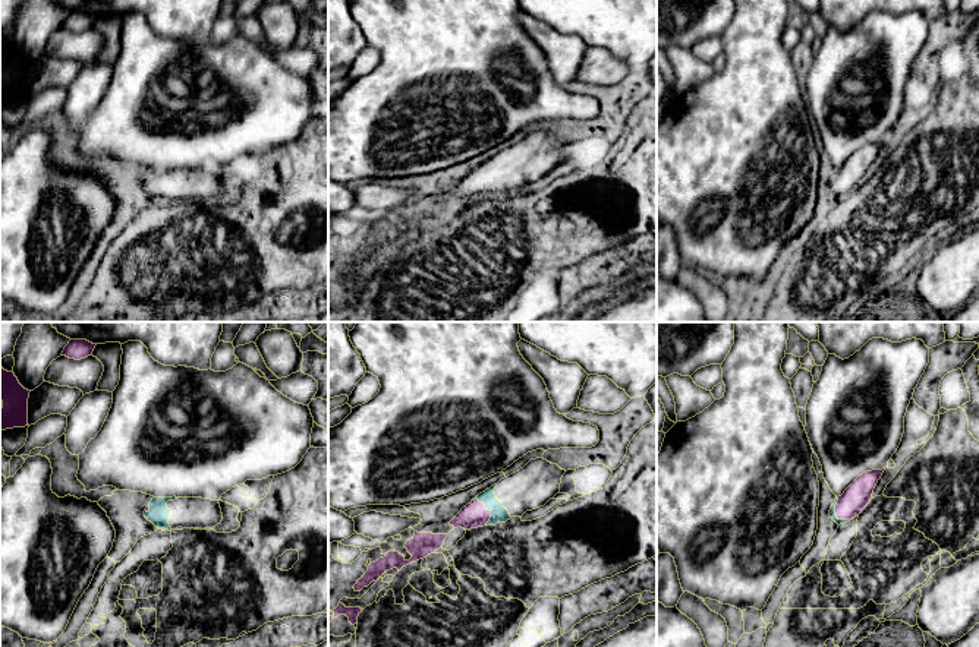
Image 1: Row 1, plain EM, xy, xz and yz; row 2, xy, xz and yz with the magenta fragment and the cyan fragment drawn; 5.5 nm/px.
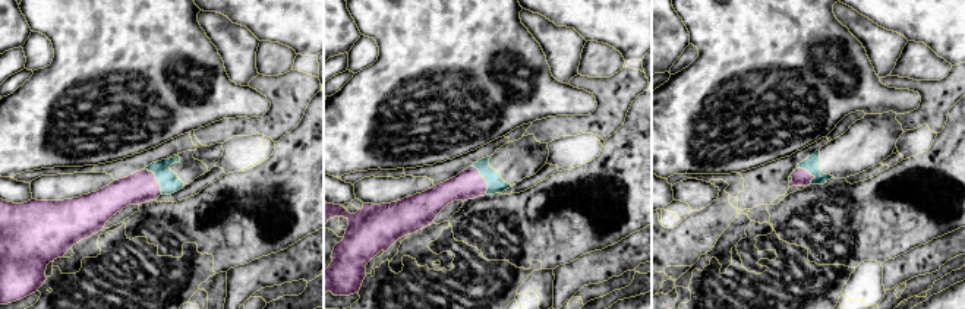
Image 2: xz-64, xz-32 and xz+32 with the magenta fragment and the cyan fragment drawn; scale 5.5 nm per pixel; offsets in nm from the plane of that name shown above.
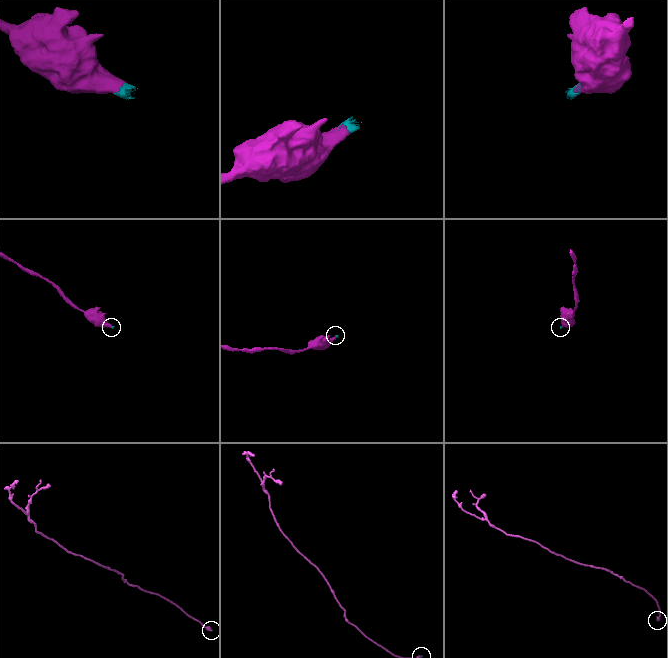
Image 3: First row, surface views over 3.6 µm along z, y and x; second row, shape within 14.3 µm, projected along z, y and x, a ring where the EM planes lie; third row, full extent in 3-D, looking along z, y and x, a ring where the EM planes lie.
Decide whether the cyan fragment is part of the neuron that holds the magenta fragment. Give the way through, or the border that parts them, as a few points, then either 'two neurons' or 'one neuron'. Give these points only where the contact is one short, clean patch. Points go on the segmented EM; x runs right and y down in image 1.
runs through xz (475, 514), (487, 510), (499, 514); one neuron

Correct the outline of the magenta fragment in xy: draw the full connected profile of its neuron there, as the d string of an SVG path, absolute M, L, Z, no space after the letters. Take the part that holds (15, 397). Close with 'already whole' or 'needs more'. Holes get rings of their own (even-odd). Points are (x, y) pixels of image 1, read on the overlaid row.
M0 366L0 432L13 427L28 426L28 389L25 389L13 372Z; already whole

